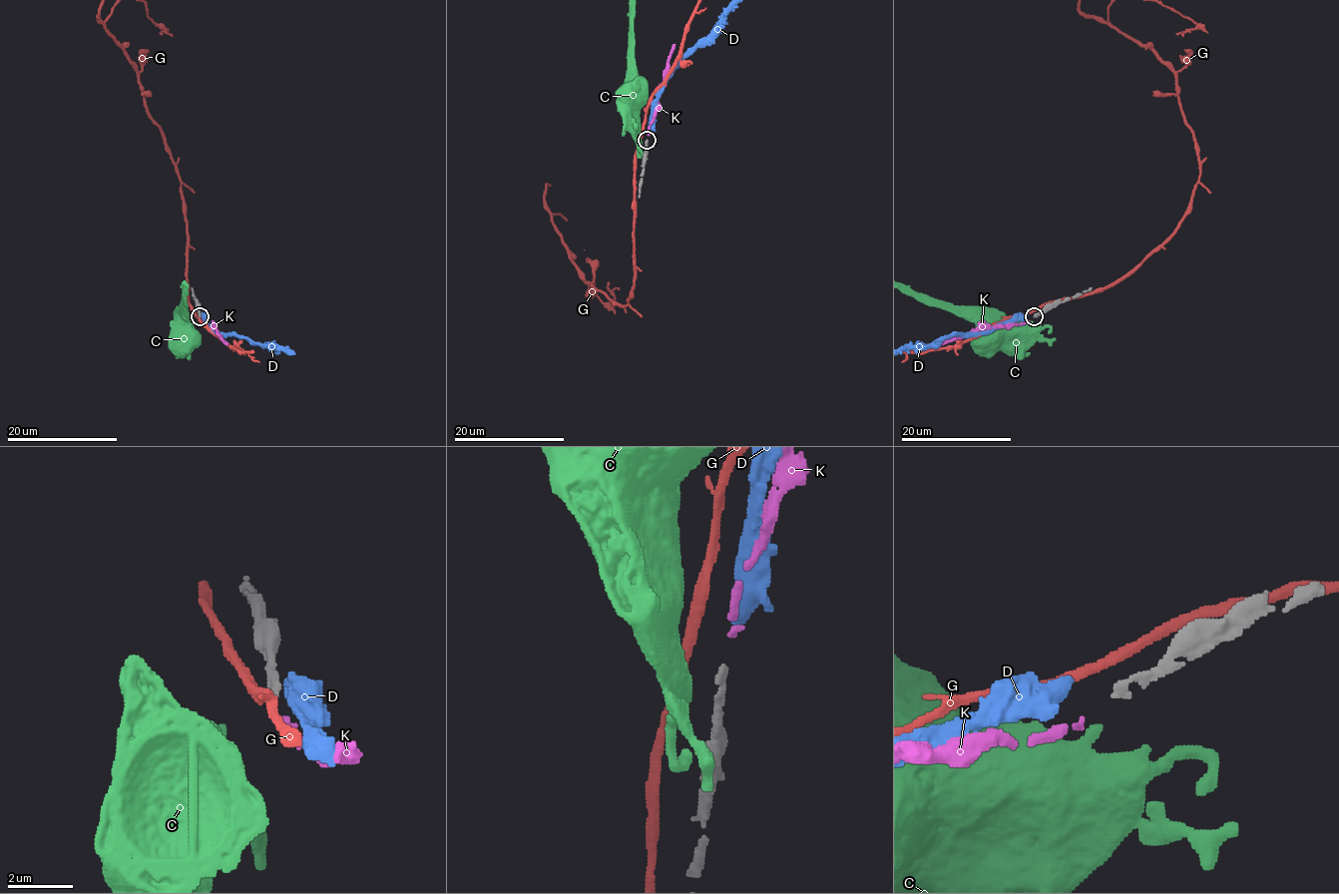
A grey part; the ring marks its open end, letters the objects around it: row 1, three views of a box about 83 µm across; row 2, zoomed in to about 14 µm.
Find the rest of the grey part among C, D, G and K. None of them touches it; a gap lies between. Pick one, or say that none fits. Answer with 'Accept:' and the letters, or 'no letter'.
Accept: K

